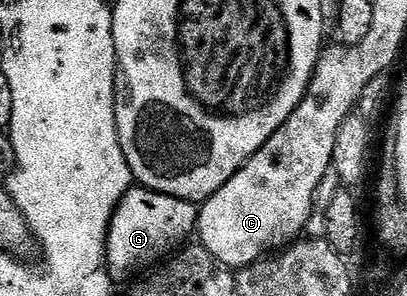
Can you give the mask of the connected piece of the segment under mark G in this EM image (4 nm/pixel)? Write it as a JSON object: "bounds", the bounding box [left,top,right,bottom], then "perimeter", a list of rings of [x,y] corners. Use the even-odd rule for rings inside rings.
{"bounds":[107,186,199,277],"perimeter":[[[142,186],[132,187],[116,208],[111,219],[111,229],[107,232],[107,266],[112,277],[131,276],[142,268],[150,269],[158,265],[164,258],[170,257],[176,250],[184,247],[190,241],[187,240],[190,236],[192,239],[196,235],[198,222],[199,208],[192,201],[173,198],[169,194],[153,192]]]}

